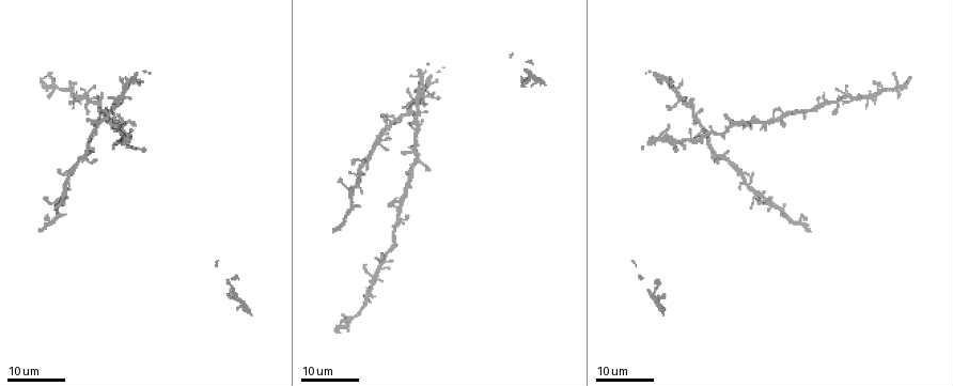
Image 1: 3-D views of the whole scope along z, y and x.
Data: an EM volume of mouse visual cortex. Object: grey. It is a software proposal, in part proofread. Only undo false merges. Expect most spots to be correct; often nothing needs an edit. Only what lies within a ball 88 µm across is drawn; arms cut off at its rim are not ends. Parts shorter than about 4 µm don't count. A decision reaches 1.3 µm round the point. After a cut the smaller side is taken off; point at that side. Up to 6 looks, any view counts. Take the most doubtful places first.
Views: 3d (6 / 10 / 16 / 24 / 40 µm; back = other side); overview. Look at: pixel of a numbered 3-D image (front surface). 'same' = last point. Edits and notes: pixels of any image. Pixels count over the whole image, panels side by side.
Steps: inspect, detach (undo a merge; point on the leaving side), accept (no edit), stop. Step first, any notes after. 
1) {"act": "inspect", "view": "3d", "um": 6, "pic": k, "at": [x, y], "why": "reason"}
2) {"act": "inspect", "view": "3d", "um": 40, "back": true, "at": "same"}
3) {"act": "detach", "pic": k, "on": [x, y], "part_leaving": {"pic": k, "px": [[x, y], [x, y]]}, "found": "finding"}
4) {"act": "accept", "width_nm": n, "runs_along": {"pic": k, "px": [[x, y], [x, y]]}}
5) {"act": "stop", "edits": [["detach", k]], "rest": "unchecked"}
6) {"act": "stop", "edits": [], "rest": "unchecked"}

{"act": "inspect", "view": "3d", "um": 16, "pic": 1, "at": [422, 96], "why": "calibre changes"}

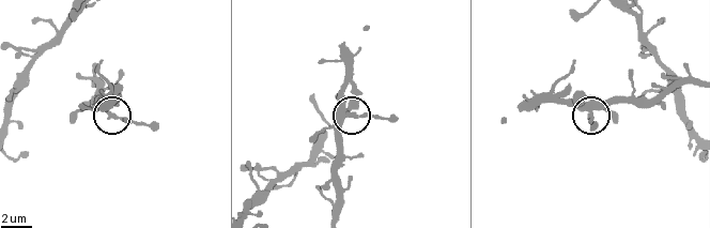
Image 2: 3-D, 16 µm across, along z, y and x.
{"act": "inspect", "view": "3d", "um": 10, "pic": 2, "at": [112, 116]}

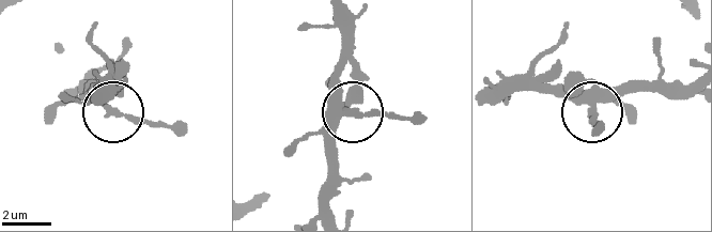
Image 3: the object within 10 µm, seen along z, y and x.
{"act": "accept", "width_nm": 310, "runs_along": {"pic": 3, "px": [[327, 212], [323, 187], [336, 120], [378, 113], [426, 120]]}, "found": "one cell here"}

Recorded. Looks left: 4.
{"act": "inspect", "view": "3d", "um": 16, "pic": 1, "at": [417, 131], "why": "four or more arms meet"}

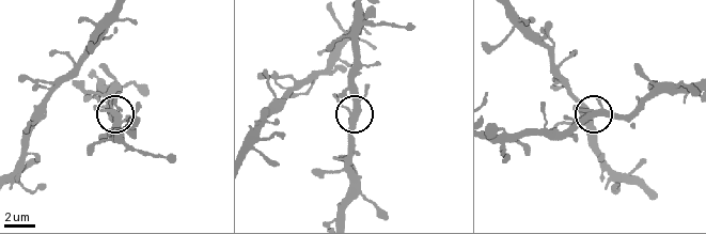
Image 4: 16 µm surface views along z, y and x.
{"act": "inspect", "view": "3d", "um": 6, "pic": 4, "at": [592, 110], "why": "zoom in"}

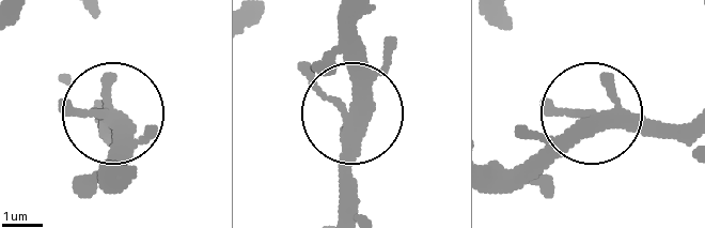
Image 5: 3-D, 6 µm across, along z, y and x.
{"act": "accept", "arms": 4, "found": "continuous, no second cell"}

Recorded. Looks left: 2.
{"act": "inspect", "view": "3d", "um": 24, "pic": 1, "at": [855, 98], "why": "four or more arms meet"}

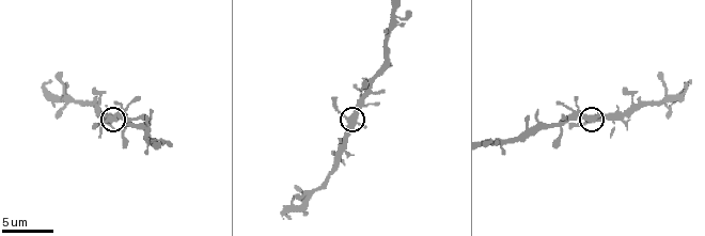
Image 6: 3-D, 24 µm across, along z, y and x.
{"act": "inspect", "view": "3d", "um": 10, "pic": 6, "at": [593, 119]}

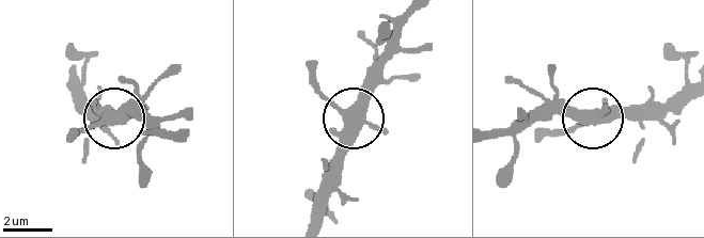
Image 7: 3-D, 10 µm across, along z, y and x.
{"act": "accept", "arms": 5, "runs_along": {"pic": 7, "px": [[495, 137], [549, 112], [591, 116], [551, 130]]}, "found": "all the same cell"}

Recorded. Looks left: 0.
{"act": "stop", "edits": [], "rest": "unchecked"}

